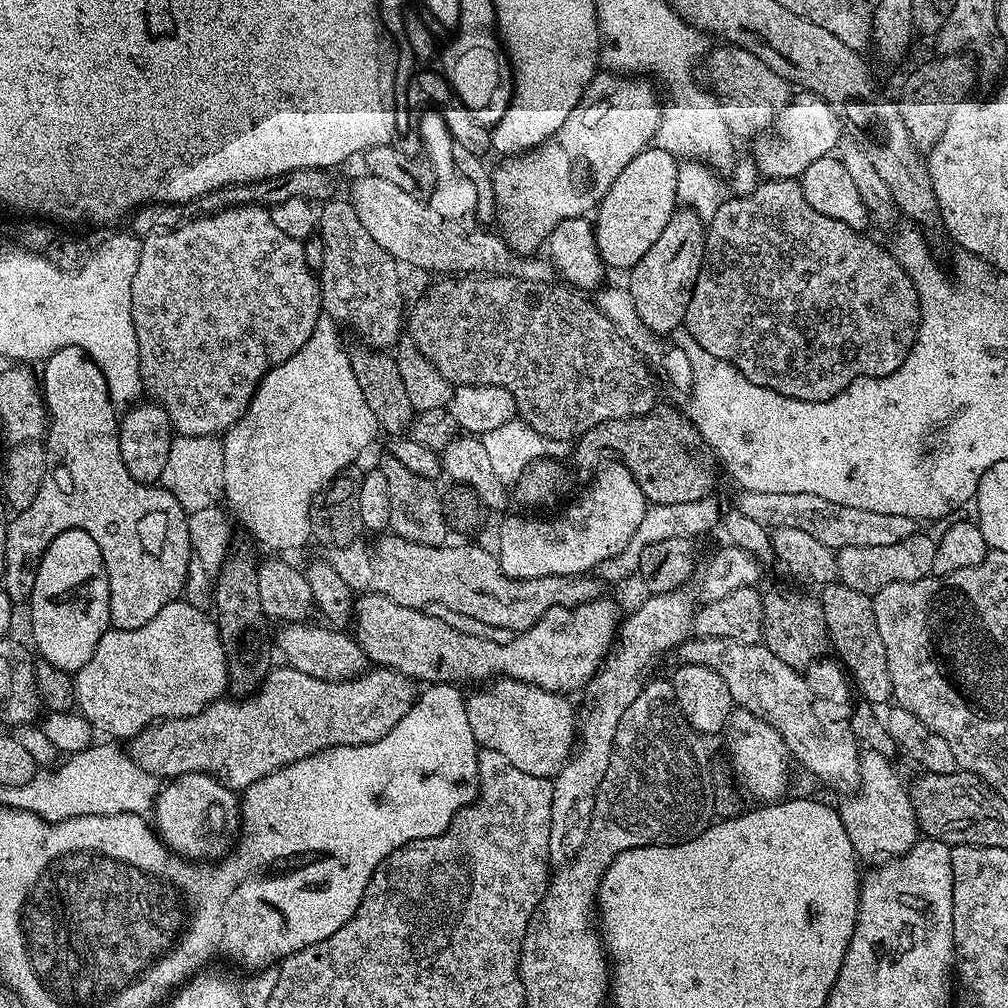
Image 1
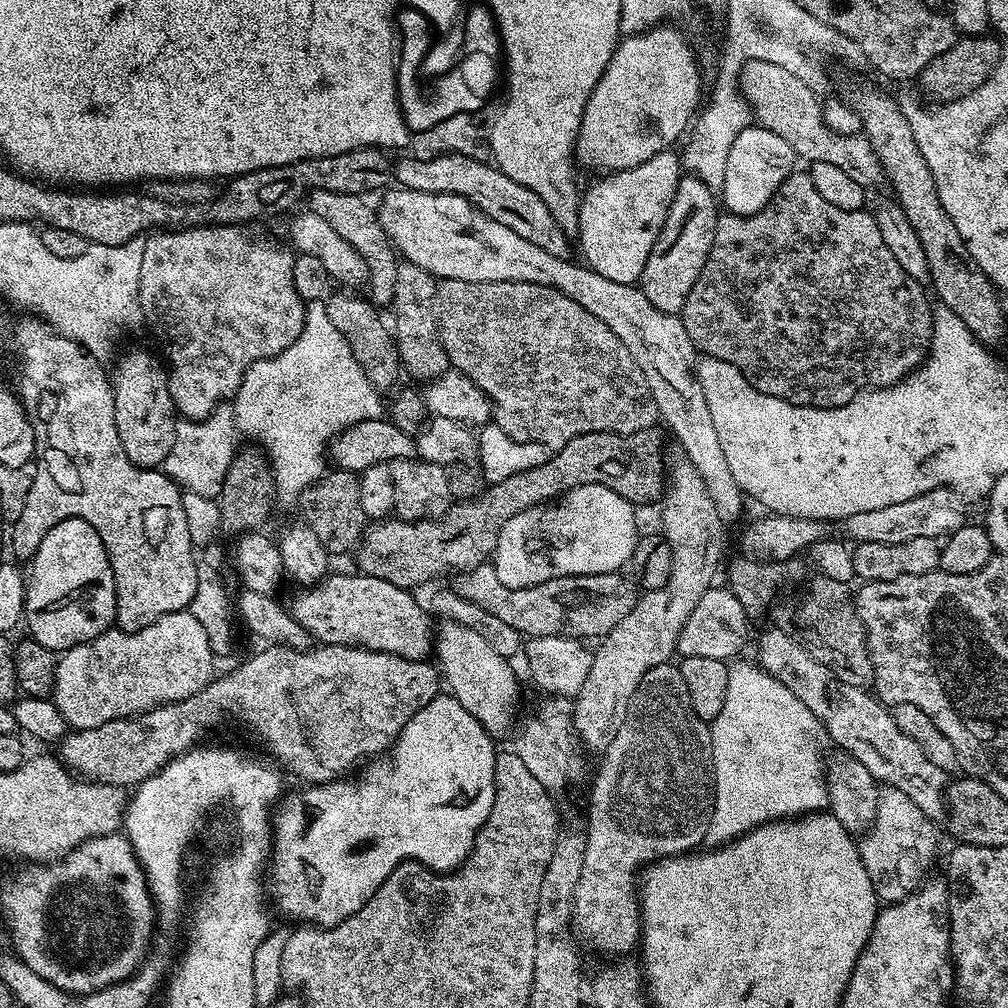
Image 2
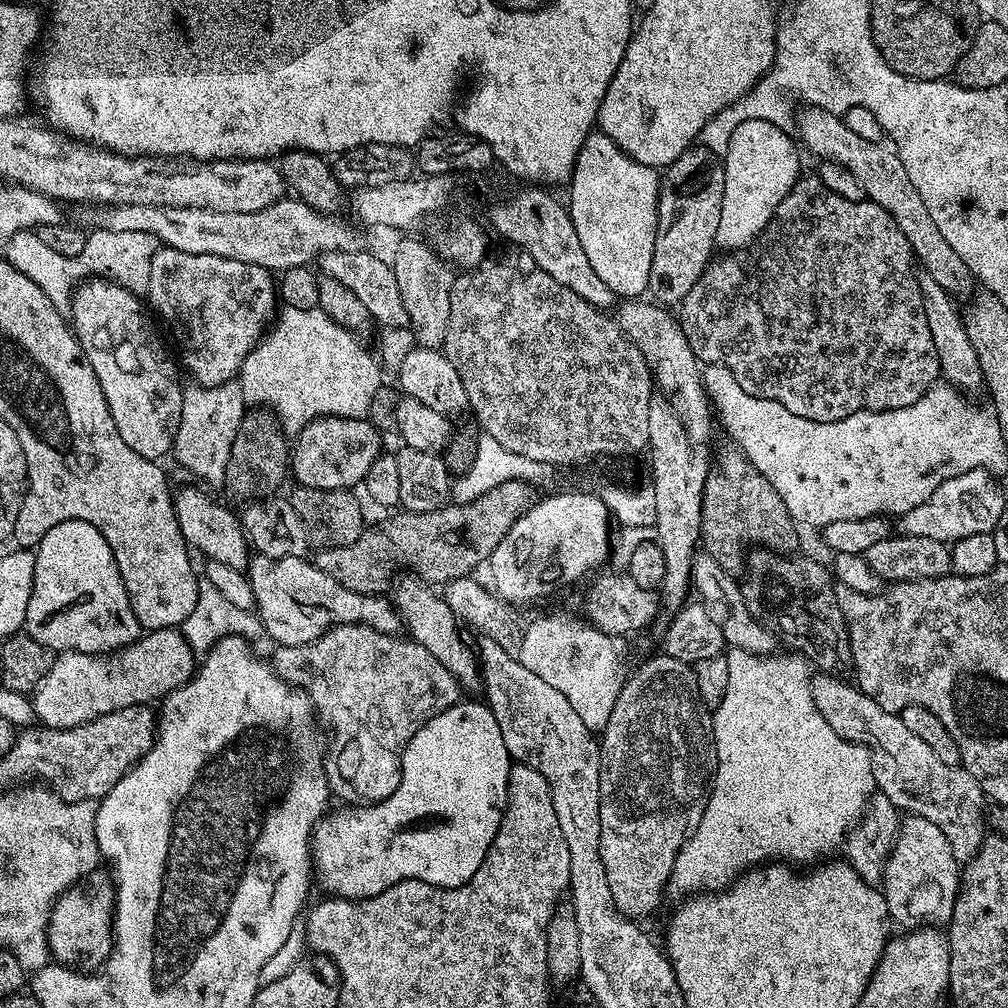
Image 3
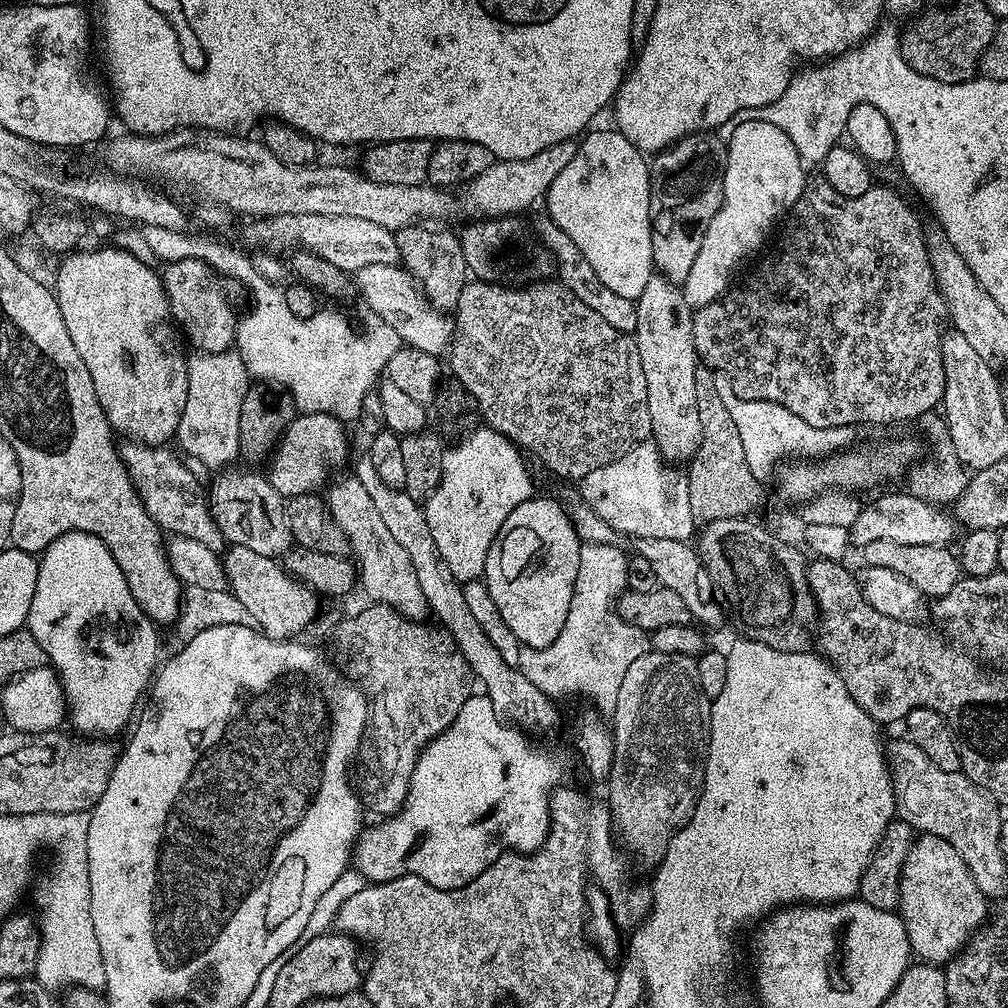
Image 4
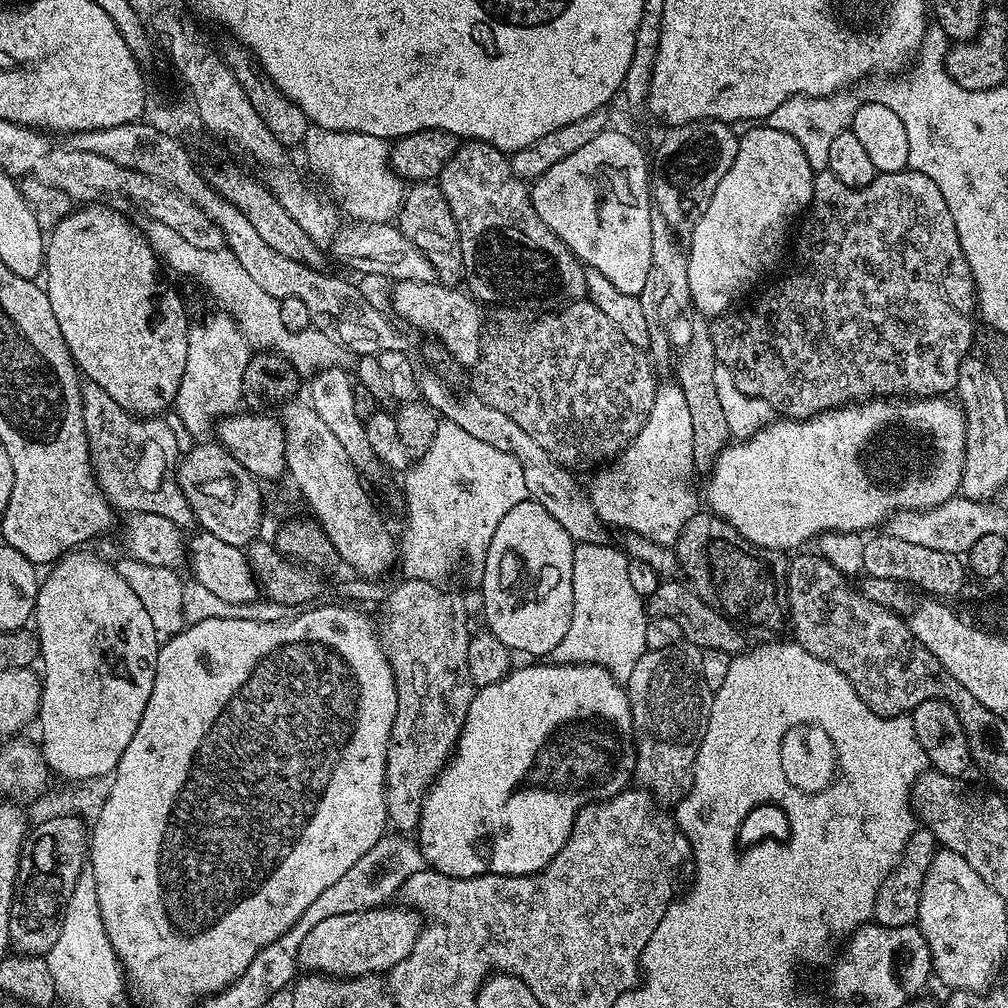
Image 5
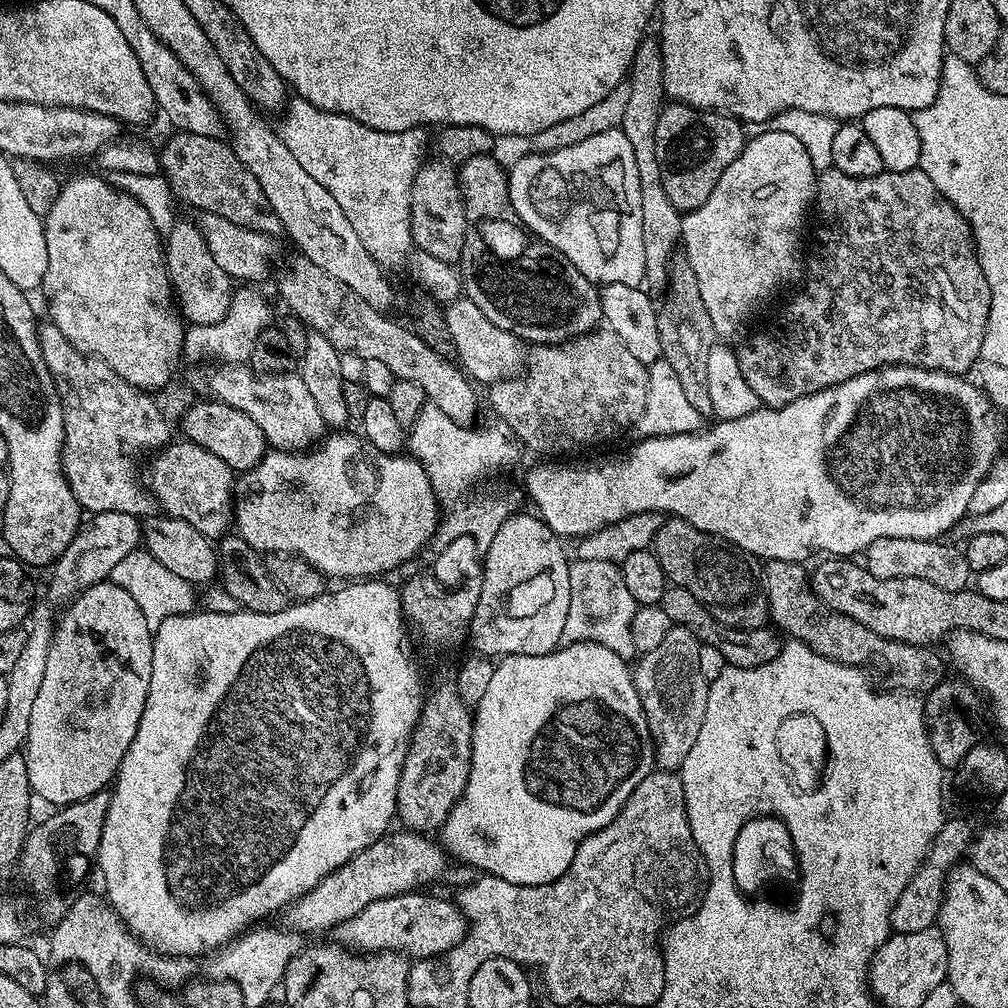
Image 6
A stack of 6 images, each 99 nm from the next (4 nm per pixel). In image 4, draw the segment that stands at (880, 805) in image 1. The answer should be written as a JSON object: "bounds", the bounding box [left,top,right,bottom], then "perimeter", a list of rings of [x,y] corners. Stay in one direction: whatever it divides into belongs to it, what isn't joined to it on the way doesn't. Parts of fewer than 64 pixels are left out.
{"bounds":[898,834,989,966],"perimeter":[[[920,834],[913,839],[911,848],[906,854],[906,862],[900,871],[900,906],[898,915],[904,919],[908,941],[913,953],[921,961],[937,966],[947,965],[948,961],[954,959],[970,937],[981,928],[989,919],[989,901],[978,890],[978,882],[974,882],[974,874],[962,862],[958,850],[946,842],[946,838]]]}

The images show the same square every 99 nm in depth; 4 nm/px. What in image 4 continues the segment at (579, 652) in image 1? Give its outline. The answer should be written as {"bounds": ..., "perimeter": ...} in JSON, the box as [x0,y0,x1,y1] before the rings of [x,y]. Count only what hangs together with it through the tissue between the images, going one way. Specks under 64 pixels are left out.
{"bounds":[222,544,321,640],"perimeter":[[[233,544],[225,547],[222,561],[224,577],[228,579],[227,590],[242,602],[245,617],[264,635],[275,640],[290,640],[299,637],[300,631],[315,618],[321,597],[285,572],[273,557]]]}

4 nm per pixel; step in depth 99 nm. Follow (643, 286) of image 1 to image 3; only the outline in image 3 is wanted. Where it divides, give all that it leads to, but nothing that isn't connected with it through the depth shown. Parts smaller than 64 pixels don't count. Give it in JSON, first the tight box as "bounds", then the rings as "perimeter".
{"bounds":[648,146,724,306],"perimeter":[[[703,146],[685,150],[660,178],[658,222],[654,238],[654,254],[650,262],[648,292],[661,306],[679,306],[694,290],[694,282],[702,278],[717,251],[718,218],[722,218],[724,166],[721,157]]]}

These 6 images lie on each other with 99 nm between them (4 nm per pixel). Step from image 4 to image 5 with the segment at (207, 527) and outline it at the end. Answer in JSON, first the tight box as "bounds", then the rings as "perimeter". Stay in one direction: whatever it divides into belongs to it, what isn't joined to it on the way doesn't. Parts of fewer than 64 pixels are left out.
{"bounds":[80,382,194,530],"perimeter":[[[88,382],[80,389],[82,394],[82,418],[86,422],[86,438],[88,449],[92,455],[92,471],[96,474],[96,481],[104,496],[115,509],[125,508],[125,513],[145,512],[146,514],[159,514],[161,518],[170,518],[170,522],[177,524],[182,530],[193,527],[194,517],[190,506],[186,502],[186,494],[182,494],[176,482],[176,469],[182,456],[180,440],[176,432],[164,421],[164,418],[145,418],[136,416],[132,412],[122,410],[102,386]]]}

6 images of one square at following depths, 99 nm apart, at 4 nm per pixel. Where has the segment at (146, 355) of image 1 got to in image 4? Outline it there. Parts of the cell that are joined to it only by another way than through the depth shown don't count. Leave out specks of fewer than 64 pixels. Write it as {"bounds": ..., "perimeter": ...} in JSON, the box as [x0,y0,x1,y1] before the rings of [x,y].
{"bounds":[162,258,238,353],"perimeter":[[[182,258],[168,264],[165,269],[162,279],[166,298],[170,302],[172,319],[178,325],[183,339],[189,345],[192,343],[197,353],[229,351],[236,342],[238,311],[224,289],[225,281],[206,261],[198,258]]]}

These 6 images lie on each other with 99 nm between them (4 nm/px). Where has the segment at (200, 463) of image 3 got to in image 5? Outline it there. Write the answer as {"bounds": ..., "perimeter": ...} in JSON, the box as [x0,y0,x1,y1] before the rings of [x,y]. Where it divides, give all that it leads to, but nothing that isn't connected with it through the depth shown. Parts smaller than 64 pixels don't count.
{"bounds":[174,312,252,438],"perimeter":[[[217,312],[204,322],[189,327],[186,370],[179,383],[174,412],[185,430],[196,438],[213,431],[216,420],[233,415],[243,401],[242,374],[245,373],[252,347],[236,321],[225,312]]]}

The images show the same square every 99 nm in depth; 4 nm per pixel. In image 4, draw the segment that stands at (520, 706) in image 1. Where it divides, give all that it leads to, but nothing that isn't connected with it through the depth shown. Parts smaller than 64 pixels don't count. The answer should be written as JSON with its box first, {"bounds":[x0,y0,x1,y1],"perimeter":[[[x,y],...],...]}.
{"bounds":[327,474,430,621],"perimeter":[[[348,474],[334,484],[327,489],[328,512],[346,534],[351,555],[358,565],[358,584],[364,587],[365,594],[369,596],[367,599],[390,606],[408,620],[427,621],[430,613],[426,594],[422,594],[422,586],[418,586],[410,554],[402,550],[394,534],[390,534],[390,529],[383,524],[374,506],[374,498],[370,498],[370,493],[362,487],[362,482],[358,482],[355,474]]]}

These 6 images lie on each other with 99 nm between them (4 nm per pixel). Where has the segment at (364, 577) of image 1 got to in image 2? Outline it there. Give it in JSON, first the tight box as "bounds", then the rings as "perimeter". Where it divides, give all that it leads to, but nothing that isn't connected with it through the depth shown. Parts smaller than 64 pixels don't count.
{"bounds":[454,562,638,638],"perimeter":[[[489,562],[457,575],[455,580],[454,588],[460,593],[463,601],[476,603],[494,618],[512,626],[524,638],[538,636],[599,638],[614,630],[614,626],[618,626],[618,622],[622,622],[622,618],[626,618],[626,614],[634,610],[638,599],[637,585],[620,572],[559,576],[525,588],[511,588],[498,578],[495,563]]]}

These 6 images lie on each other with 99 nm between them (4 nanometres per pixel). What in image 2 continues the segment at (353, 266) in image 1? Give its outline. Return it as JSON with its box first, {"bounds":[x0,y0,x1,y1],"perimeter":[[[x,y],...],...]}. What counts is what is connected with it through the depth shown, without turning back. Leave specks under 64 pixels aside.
{"bounds":[306,190,398,306],"perimeter":[[[314,190],[306,197],[307,211],[318,214],[318,218],[330,222],[338,238],[348,243],[352,252],[362,254],[366,258],[368,278],[366,281],[367,295],[373,304],[377,306],[391,305],[394,285],[396,285],[396,266],[398,253],[392,246],[386,230],[382,230],[380,218],[375,207],[367,204],[364,196],[354,194],[334,194],[334,190]]]}

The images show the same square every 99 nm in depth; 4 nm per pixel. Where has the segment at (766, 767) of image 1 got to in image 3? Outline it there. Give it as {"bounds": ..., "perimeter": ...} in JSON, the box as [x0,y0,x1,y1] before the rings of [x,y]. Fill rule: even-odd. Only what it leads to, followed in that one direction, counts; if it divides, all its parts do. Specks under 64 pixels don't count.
{"bounds":[667,648,873,898],"perimeter":[[[737,648],[727,651],[729,683],[722,702],[712,712],[716,752],[713,781],[702,821],[674,858],[667,895],[684,898],[689,894],[718,892],[743,876],[749,868],[763,865],[769,858],[788,855],[787,859],[797,860],[792,861],[797,865],[815,865],[831,857],[835,853],[832,851],[843,845],[848,829],[859,820],[868,797],[873,795],[870,754],[862,745],[849,740],[846,774],[842,776],[842,788],[838,786],[836,794],[828,788],[832,766],[820,762],[820,750],[810,752],[810,778],[804,776],[803,787],[788,782],[796,780],[792,778],[796,774],[786,772],[782,776],[776,774],[778,778],[768,778],[764,772],[766,736],[772,746],[770,760],[780,762],[780,732],[828,732],[804,728],[826,723],[814,706],[811,665],[798,654],[780,655],[754,655]],[[776,836],[787,836],[787,842],[776,840]]]}

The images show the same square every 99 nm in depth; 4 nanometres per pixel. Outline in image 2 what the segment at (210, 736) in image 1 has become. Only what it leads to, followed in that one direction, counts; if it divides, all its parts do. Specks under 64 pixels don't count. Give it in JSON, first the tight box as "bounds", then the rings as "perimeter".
{"bounds":[58,644,442,786],"perimeter":[[[274,644],[261,647],[261,649],[261,652],[254,653],[245,664],[238,665],[233,672],[228,672],[225,676],[217,675],[206,687],[198,690],[198,694],[194,694],[190,698],[182,698],[173,704],[163,704],[154,710],[142,713],[141,716],[127,716],[127,718],[102,722],[102,726],[69,731],[58,745],[59,759],[63,760],[73,773],[79,774],[83,779],[97,780],[100,784],[135,786],[141,784],[146,778],[150,778],[155,772],[161,772],[175,756],[181,756],[183,752],[188,752],[191,748],[197,747],[201,743],[200,735],[207,728],[212,728],[215,724],[222,723],[227,716],[237,716],[250,731],[257,732],[260,735],[261,742],[268,747],[269,754],[267,753],[267,755],[273,761],[279,762],[285,769],[288,767],[294,775],[301,776],[304,782],[307,782],[309,785],[328,784],[331,780],[339,780],[345,774],[351,773],[348,771],[355,764],[357,766],[363,765],[365,762],[387,753],[392,745],[396,743],[398,734],[406,726],[406,722],[410,722],[410,718],[414,718],[414,714],[418,714],[418,710],[422,710],[422,706],[426,706],[435,696],[441,695],[442,692],[442,677],[437,665],[428,660],[398,658],[394,654],[375,652],[369,648],[357,648],[354,644],[320,644],[319,646],[309,646],[303,650]]]}

